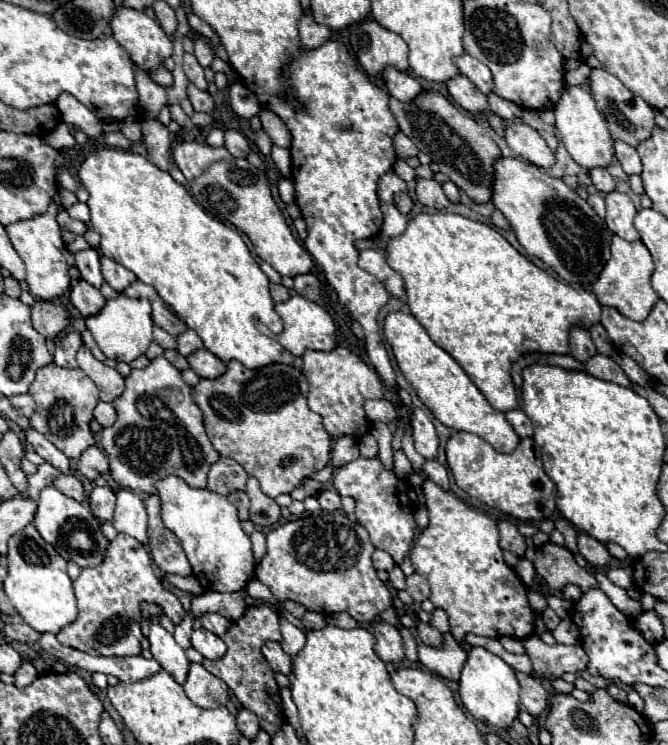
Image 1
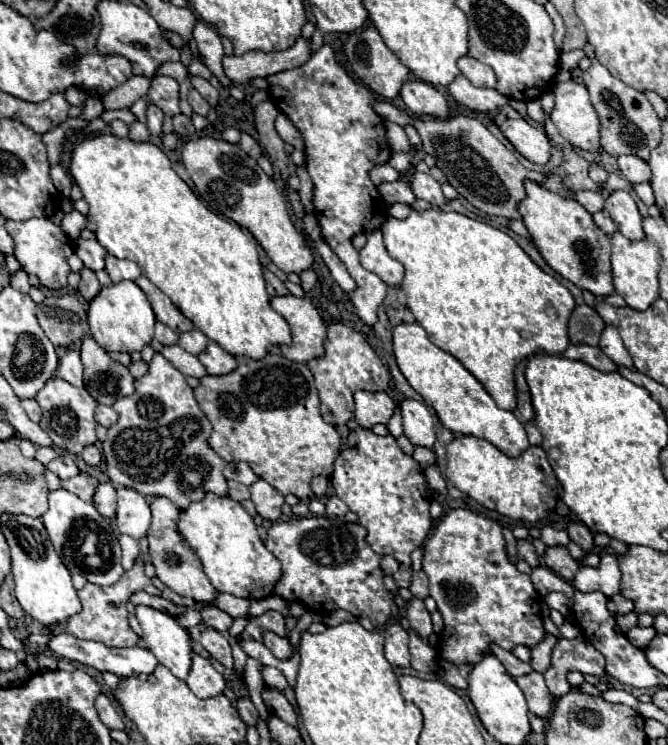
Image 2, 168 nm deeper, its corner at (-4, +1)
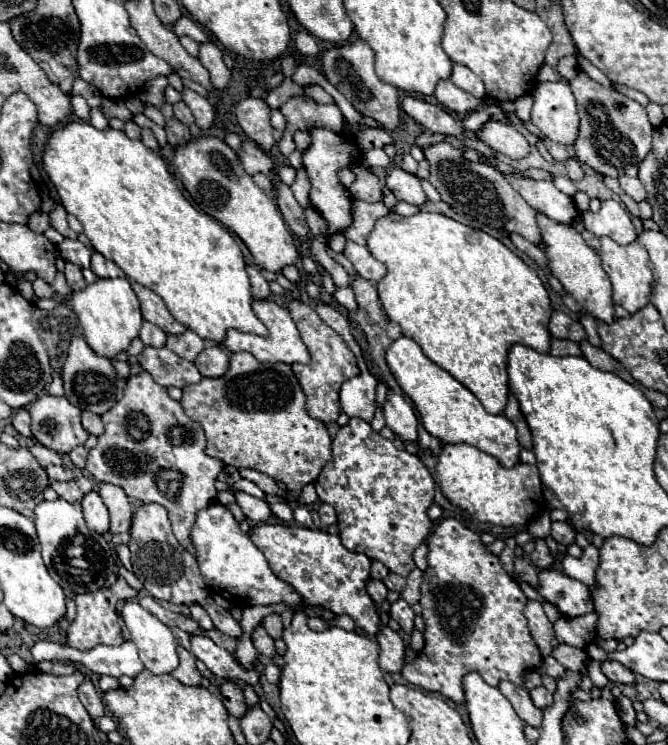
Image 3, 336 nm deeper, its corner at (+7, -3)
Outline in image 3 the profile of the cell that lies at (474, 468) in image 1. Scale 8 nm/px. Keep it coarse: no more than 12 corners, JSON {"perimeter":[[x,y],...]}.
{"perimeter":[[443,444],[437,484],[473,518],[525,526],[541,508],[535,466],[503,468]]}

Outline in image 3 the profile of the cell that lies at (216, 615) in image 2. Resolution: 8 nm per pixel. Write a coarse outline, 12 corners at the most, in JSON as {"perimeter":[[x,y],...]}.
{"perimeter":[[191,604],[191,618],[203,630],[213,630],[209,614],[201,604]]}

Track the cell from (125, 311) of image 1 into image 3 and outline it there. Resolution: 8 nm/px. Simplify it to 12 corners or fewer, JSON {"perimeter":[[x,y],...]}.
{"perimeter":[[99,278],[71,306],[95,354],[115,358],[143,318],[127,278]]}

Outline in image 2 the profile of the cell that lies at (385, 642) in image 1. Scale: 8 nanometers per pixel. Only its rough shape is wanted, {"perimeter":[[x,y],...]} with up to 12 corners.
{"perimeter":[[386,626],[384,656],[394,666],[410,666],[408,634]]}

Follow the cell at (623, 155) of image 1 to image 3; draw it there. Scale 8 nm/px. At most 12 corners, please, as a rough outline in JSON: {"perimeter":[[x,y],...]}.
{"perimeter":[[621,176],[619,184],[635,202],[647,198],[639,178]]}

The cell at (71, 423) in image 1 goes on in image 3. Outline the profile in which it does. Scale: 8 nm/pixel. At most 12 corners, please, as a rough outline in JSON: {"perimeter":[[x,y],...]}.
{"perimeter":[[43,394],[27,410],[33,436],[59,454],[89,436],[81,410]]}

